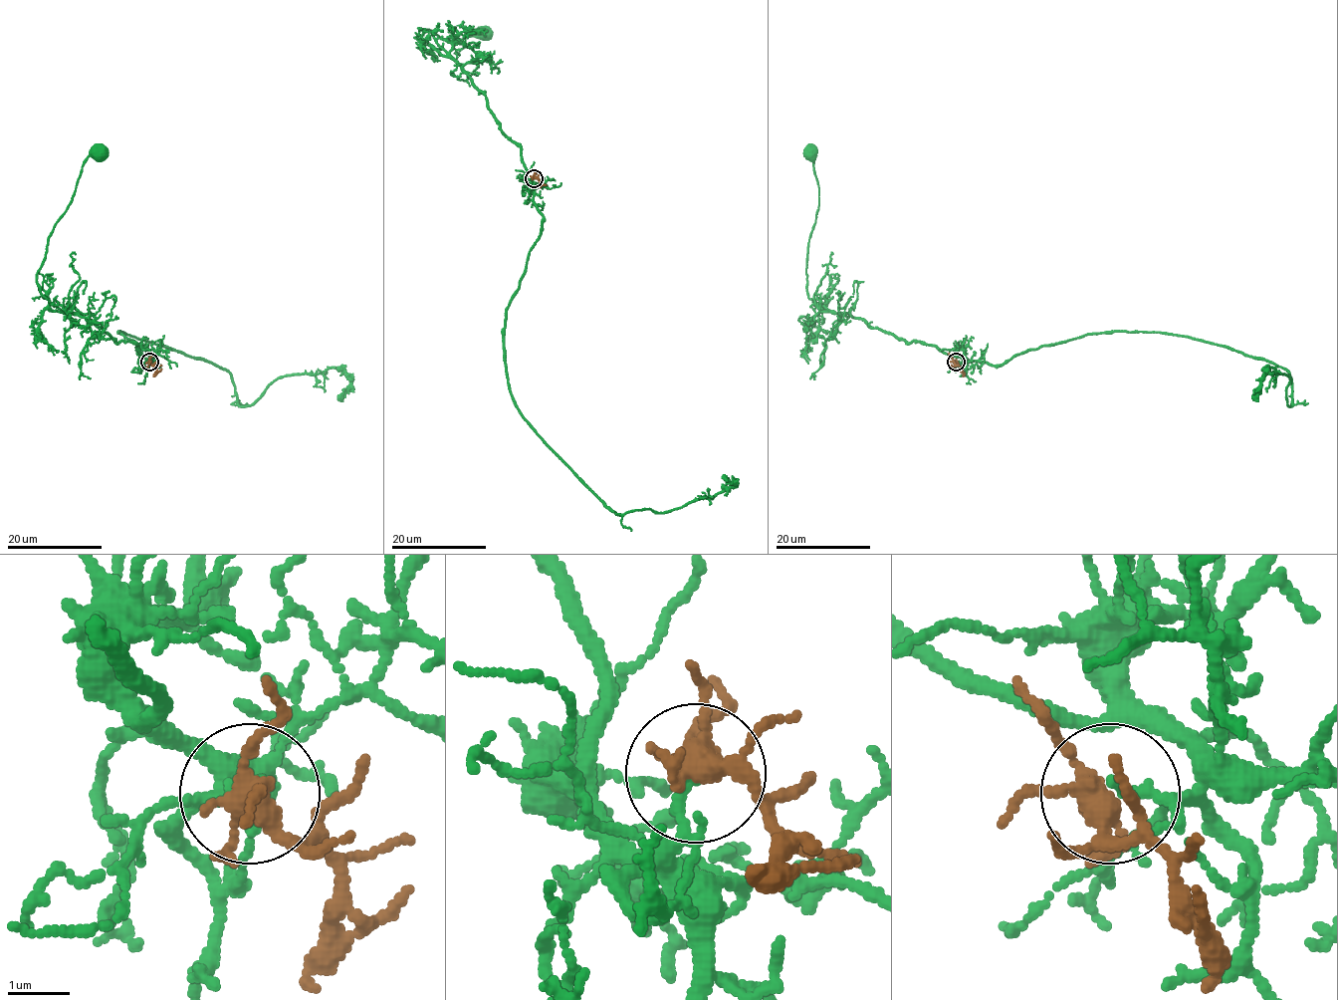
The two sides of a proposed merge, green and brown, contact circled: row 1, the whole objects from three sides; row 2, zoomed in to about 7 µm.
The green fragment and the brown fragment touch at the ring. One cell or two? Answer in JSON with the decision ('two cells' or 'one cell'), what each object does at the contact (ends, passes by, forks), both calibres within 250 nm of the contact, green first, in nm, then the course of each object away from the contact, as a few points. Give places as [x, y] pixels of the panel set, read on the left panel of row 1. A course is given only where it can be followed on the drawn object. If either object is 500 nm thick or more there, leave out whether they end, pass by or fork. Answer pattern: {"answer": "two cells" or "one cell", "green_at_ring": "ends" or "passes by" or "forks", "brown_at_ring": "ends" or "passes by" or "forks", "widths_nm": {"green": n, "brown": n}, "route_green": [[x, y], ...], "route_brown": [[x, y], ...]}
{"answer": "one cell", "green_at_ring": "ends", "brown_at_ring": "forks", "widths_nm": {"green": 160, "brown": 320}, "route_green": [[149, 362], [136, 345], [117, 343], [81, 313], [64, 313], [37, 282], [49, 235], [83, 161], [100, 151]], "route_brown": [[149, 362], [156, 368], [153, 376]]}

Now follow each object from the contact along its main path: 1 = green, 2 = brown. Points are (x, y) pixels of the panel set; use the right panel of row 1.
1: (956, 362), (962, 361), (920, 342), (899, 340), (811, 300), (806, 270), (819, 188), (809, 151)
2: (956, 362), (963, 376)

